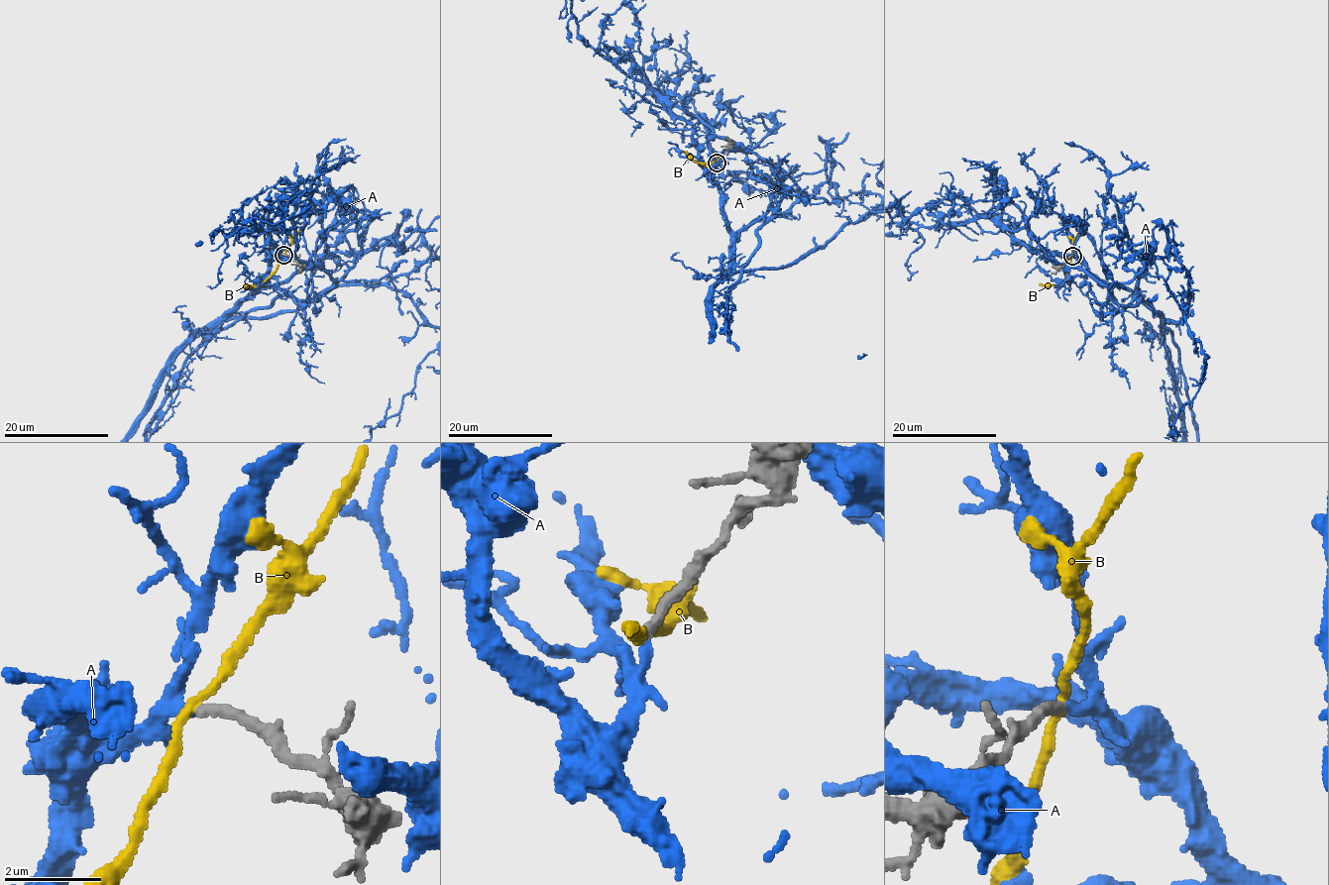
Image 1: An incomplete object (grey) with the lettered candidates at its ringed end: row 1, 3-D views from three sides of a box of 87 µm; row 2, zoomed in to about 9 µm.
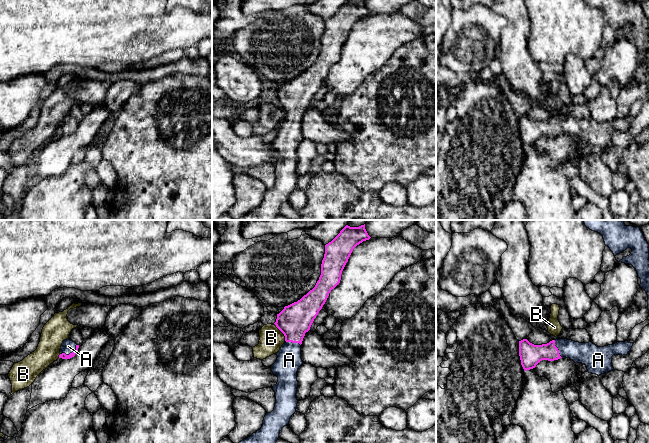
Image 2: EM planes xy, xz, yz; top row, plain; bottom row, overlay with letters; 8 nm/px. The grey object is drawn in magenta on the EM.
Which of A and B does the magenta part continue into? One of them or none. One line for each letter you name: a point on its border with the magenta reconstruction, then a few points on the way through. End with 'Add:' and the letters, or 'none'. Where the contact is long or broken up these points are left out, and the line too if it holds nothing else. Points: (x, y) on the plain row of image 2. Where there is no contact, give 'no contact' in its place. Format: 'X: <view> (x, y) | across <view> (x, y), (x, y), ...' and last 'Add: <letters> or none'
A: xy (70, 129) | across xy (63, 131), (70, 129), (68, 122)
Add: A

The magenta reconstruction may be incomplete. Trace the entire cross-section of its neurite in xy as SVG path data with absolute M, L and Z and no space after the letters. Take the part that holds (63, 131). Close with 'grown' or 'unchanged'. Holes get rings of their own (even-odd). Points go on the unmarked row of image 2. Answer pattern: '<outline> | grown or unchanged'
M69 114L64 116L60 124L59 134L70 135L74 133L78 127L78 124L79 124L79 121L77 121L75 118L73 118Z | grown

